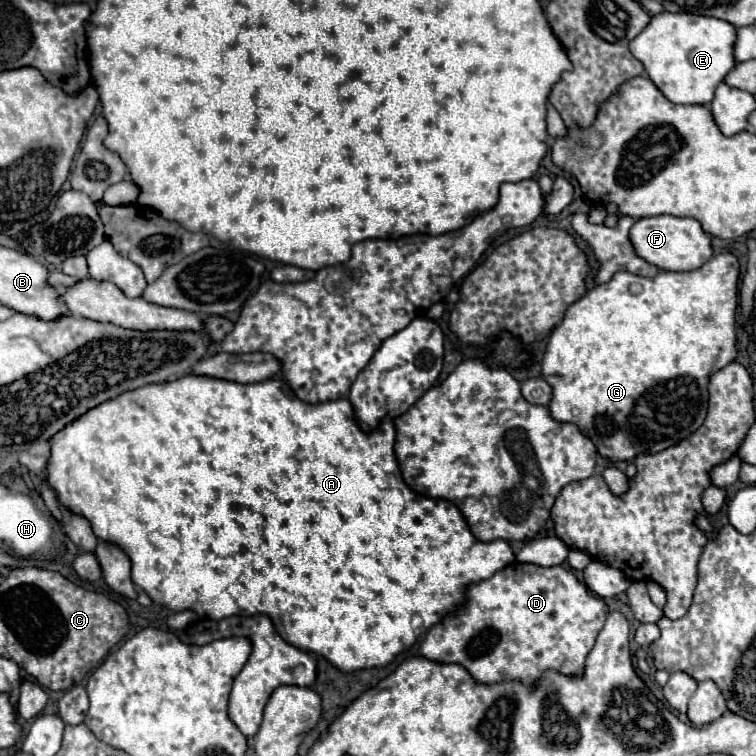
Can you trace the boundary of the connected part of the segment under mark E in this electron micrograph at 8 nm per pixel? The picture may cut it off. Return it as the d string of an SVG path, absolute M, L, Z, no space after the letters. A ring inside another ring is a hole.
M660 13L654 15L650 25L630 43L632 55L644 63L648 77L654 85L672 101L682 105L710 105L714 99L716 87L724 81L724 77L734 69L734 43L736 43L736 27L714 17L690 15L690 13Z

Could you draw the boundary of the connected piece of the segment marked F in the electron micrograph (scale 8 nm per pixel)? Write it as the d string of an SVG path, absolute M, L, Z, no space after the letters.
M672 215L644 217L634 223L630 239L638 255L666 271L692 271L702 267L702 263L706 263L714 255L710 235L702 229L702 225L696 219L680 219Z

